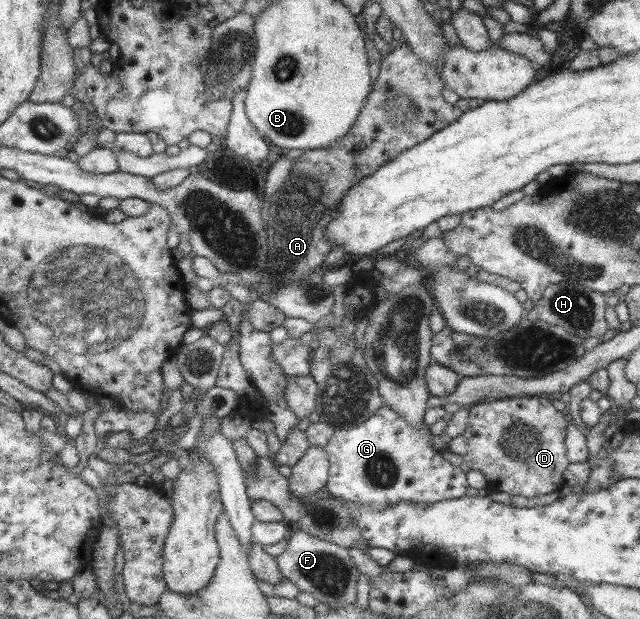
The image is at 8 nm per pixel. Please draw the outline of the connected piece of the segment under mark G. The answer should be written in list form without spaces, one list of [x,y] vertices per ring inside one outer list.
[[[386,405],[349,430],[335,430],[323,447],[330,456],[327,492],[331,497],[368,506],[372,511],[399,503],[428,505],[465,496],[467,472],[443,458],[431,446],[431,436],[427,425],[413,426]]]

